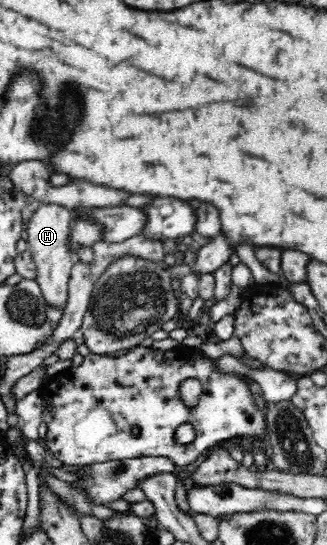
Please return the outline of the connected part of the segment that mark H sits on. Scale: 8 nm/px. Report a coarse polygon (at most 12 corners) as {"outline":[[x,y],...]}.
{"outline":[[42,204],[26,226],[36,281],[64,310],[79,261],[69,249],[68,208]]}

